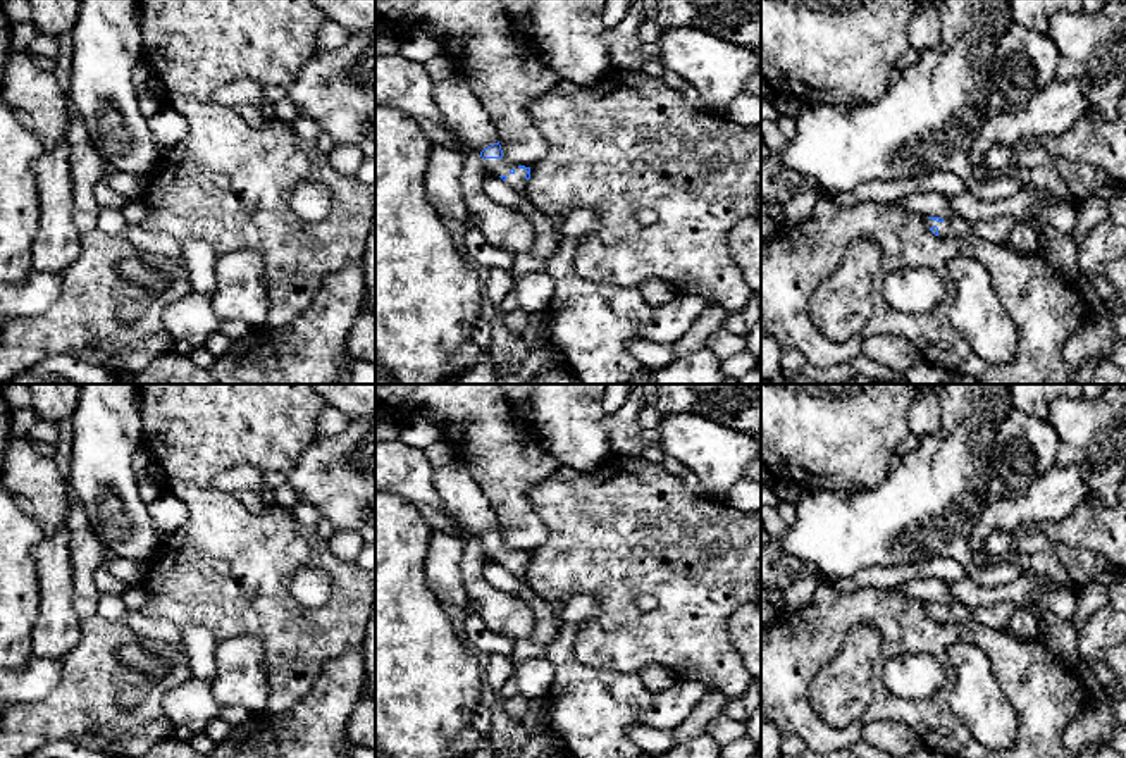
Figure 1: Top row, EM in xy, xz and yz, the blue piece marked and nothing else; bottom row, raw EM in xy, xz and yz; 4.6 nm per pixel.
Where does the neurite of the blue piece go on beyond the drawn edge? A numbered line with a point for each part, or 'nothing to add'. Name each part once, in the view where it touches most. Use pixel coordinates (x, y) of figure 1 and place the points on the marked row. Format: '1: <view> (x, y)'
1: yz (944, 231)

